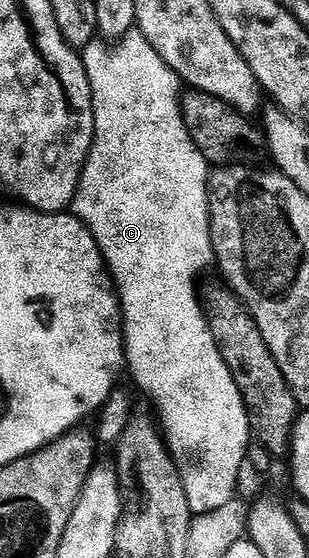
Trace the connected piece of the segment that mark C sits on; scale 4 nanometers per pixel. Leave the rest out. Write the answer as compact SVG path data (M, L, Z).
M139 29L127 31L119 39L112 42L93 41L89 43L87 47L83 48L82 58L92 90L94 141L88 154L88 160L84 163L84 172L80 174L80 184L76 190L76 200L72 202L71 210L77 219L82 220L88 226L88 232L92 234L102 253L104 266L107 267L116 293L120 297L120 310L124 317L126 367L130 375L132 371L137 385L157 403L155 414L158 416L158 423L162 428L162 434L167 442L172 460L180 469L182 485L186 489L186 505L190 505L193 516L202 513L214 513L214 509L222 509L222 505L237 498L236 486L240 483L240 466L243 468L248 458L250 428L246 405L242 401L242 393L238 393L238 385L234 385L234 377L230 377L230 369L226 369L226 361L222 361L222 353L218 353L218 345L214 345L214 337L210 333L208 322L204 316L204 309L200 306L198 298L196 274L206 270L210 265L213 266L214 263L212 234L208 220L210 164L198 149L198 145L194 145L194 141L184 124L184 118L180 112L182 81L169 69L166 61L162 61L162 57L158 57L158 53L150 45L150 41L146 41L146 37Z

